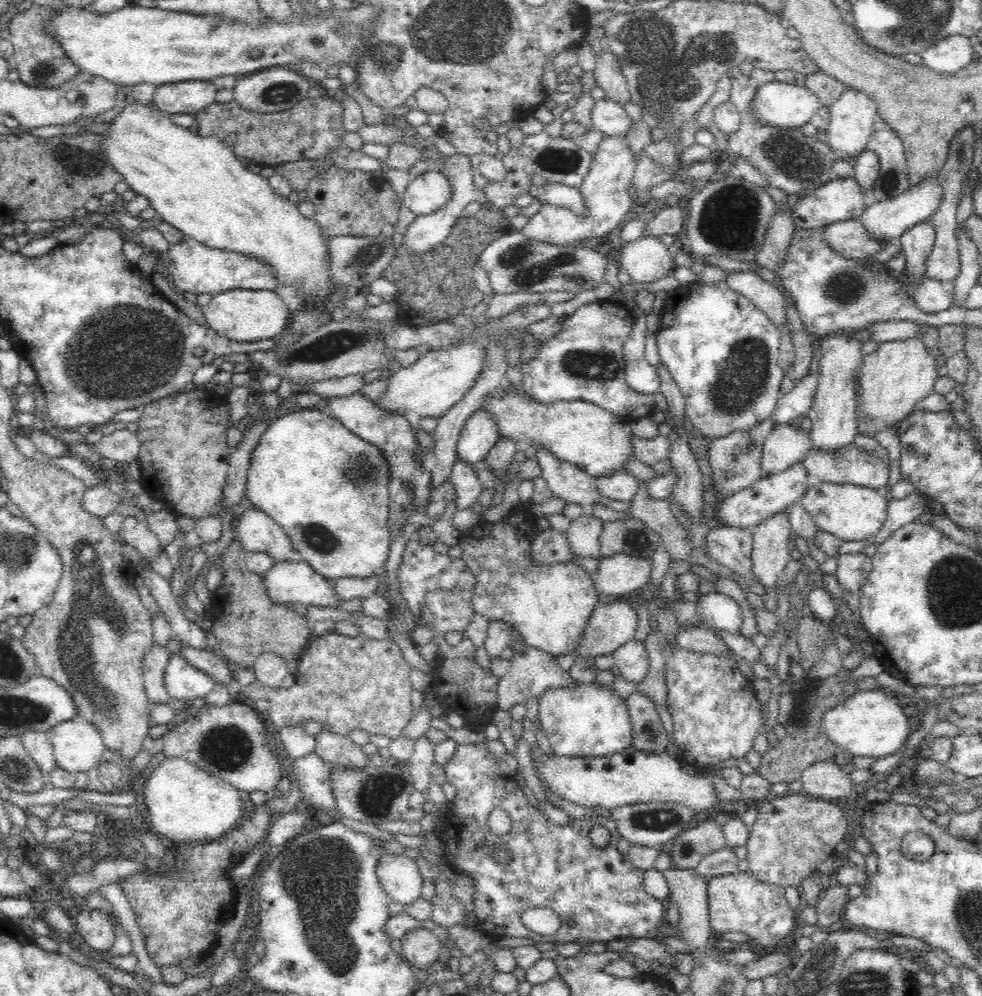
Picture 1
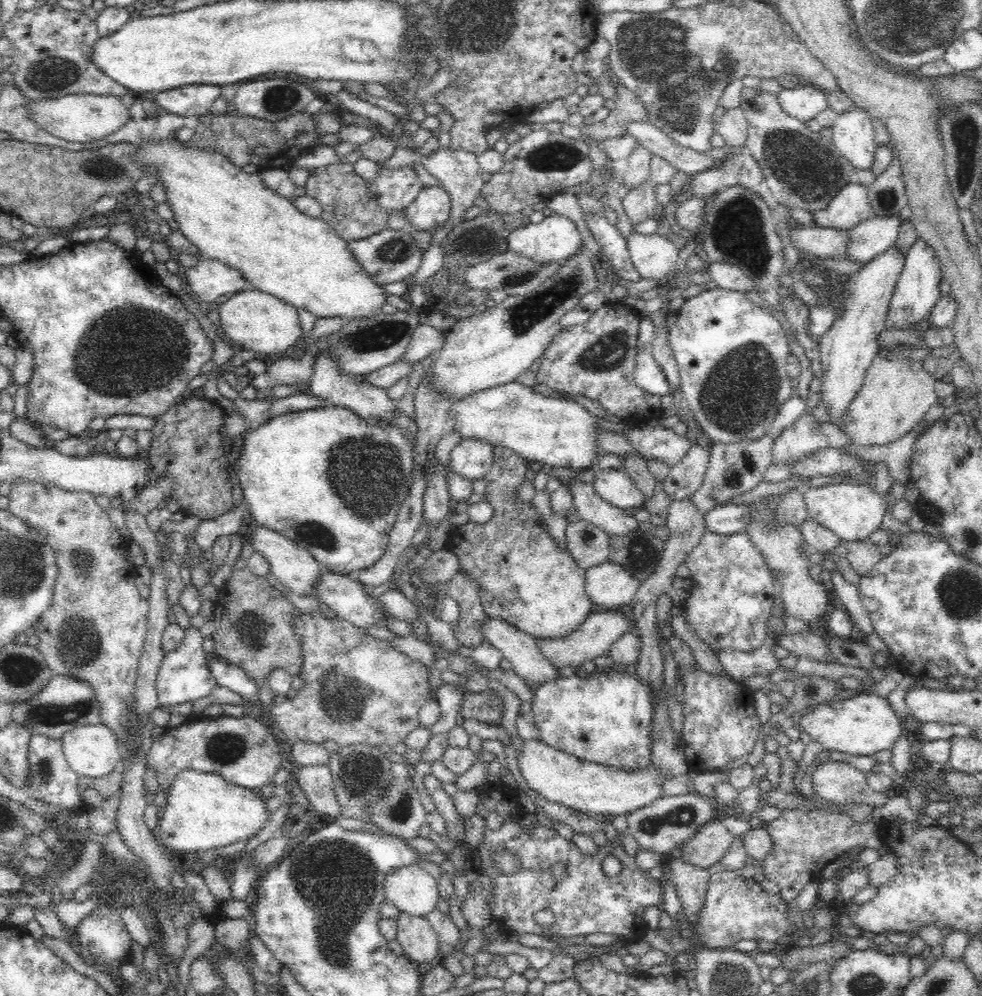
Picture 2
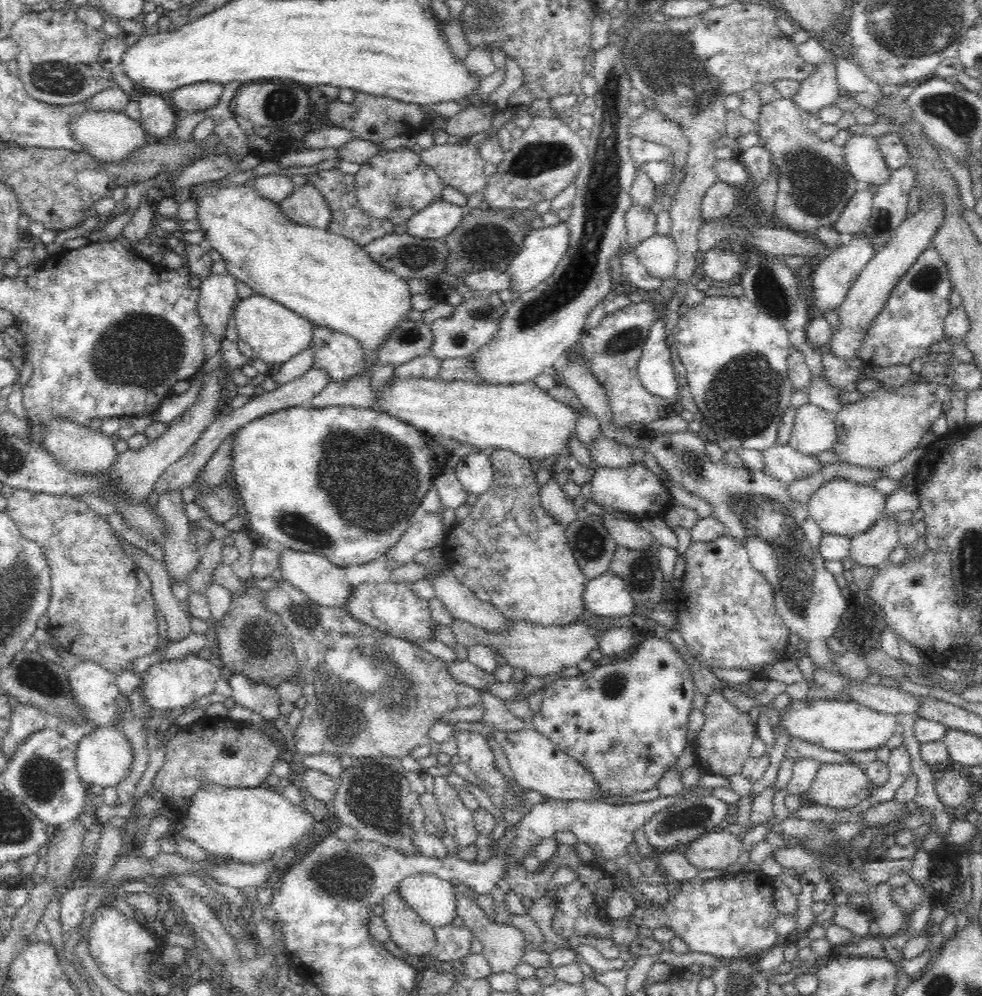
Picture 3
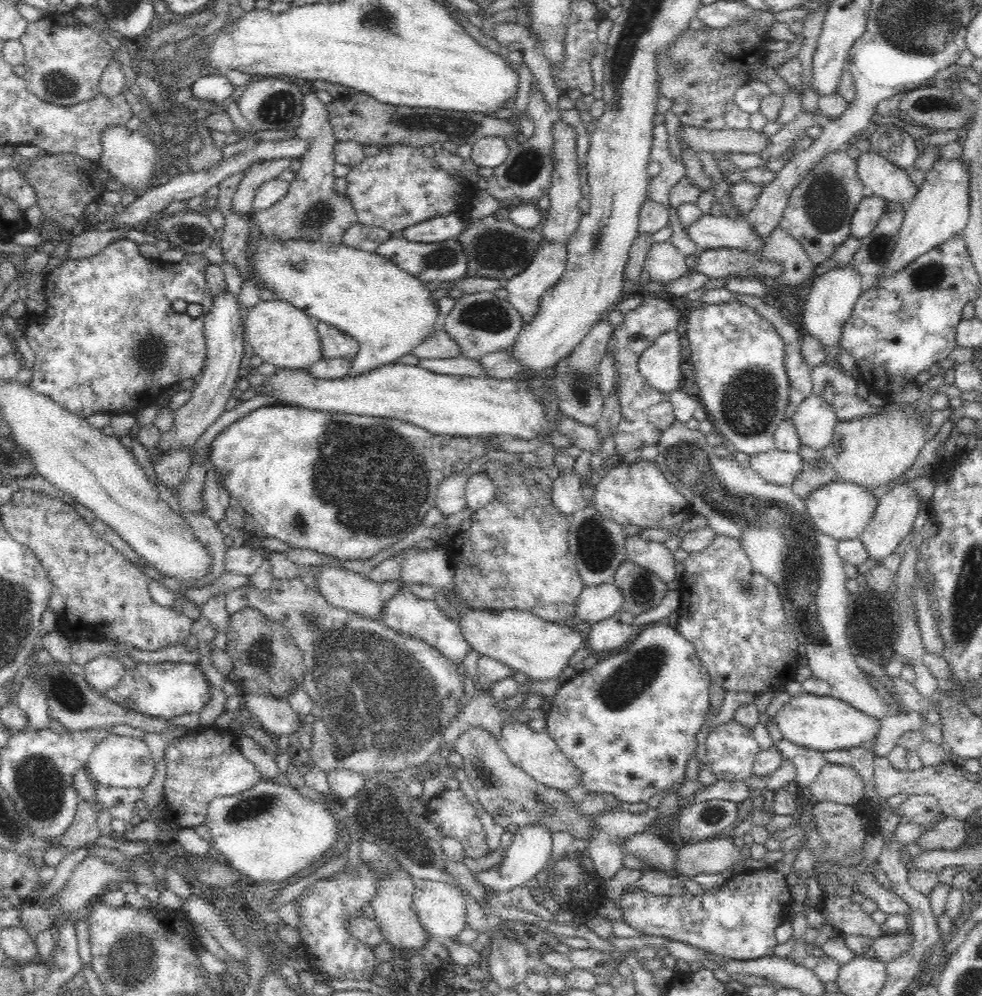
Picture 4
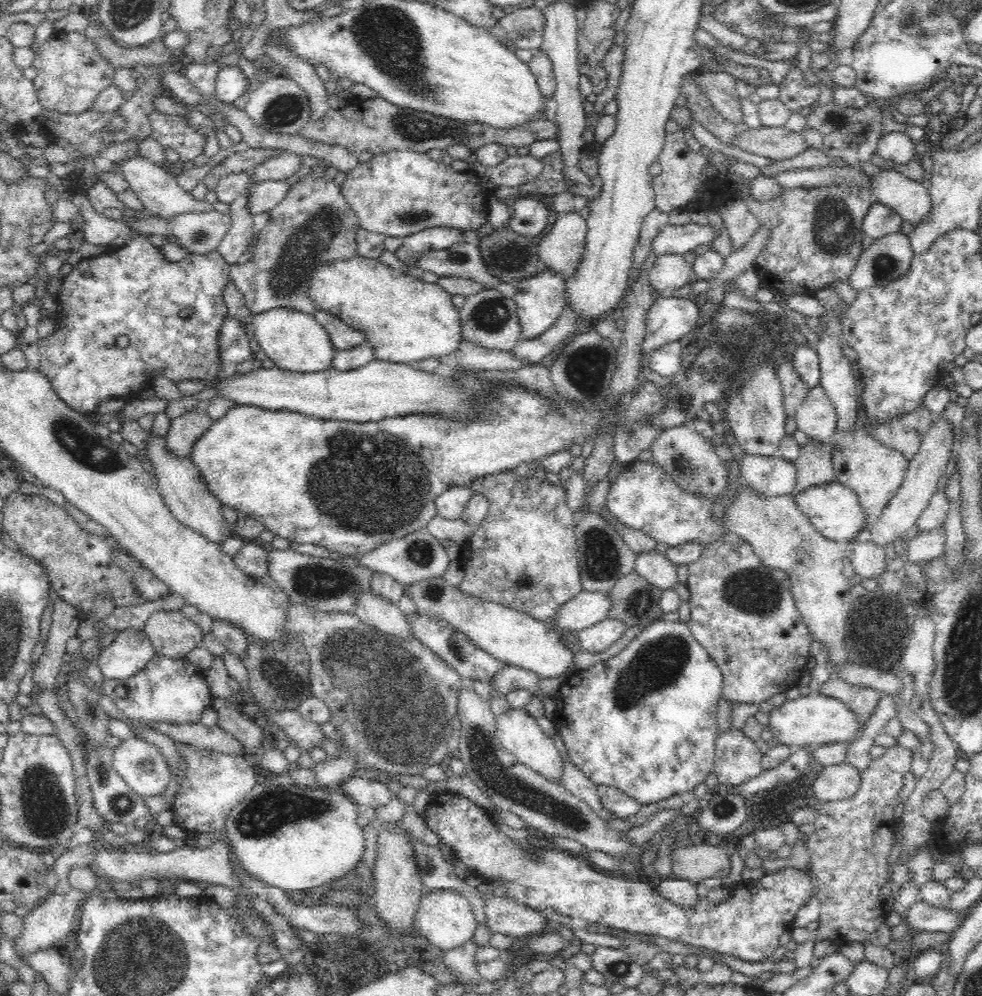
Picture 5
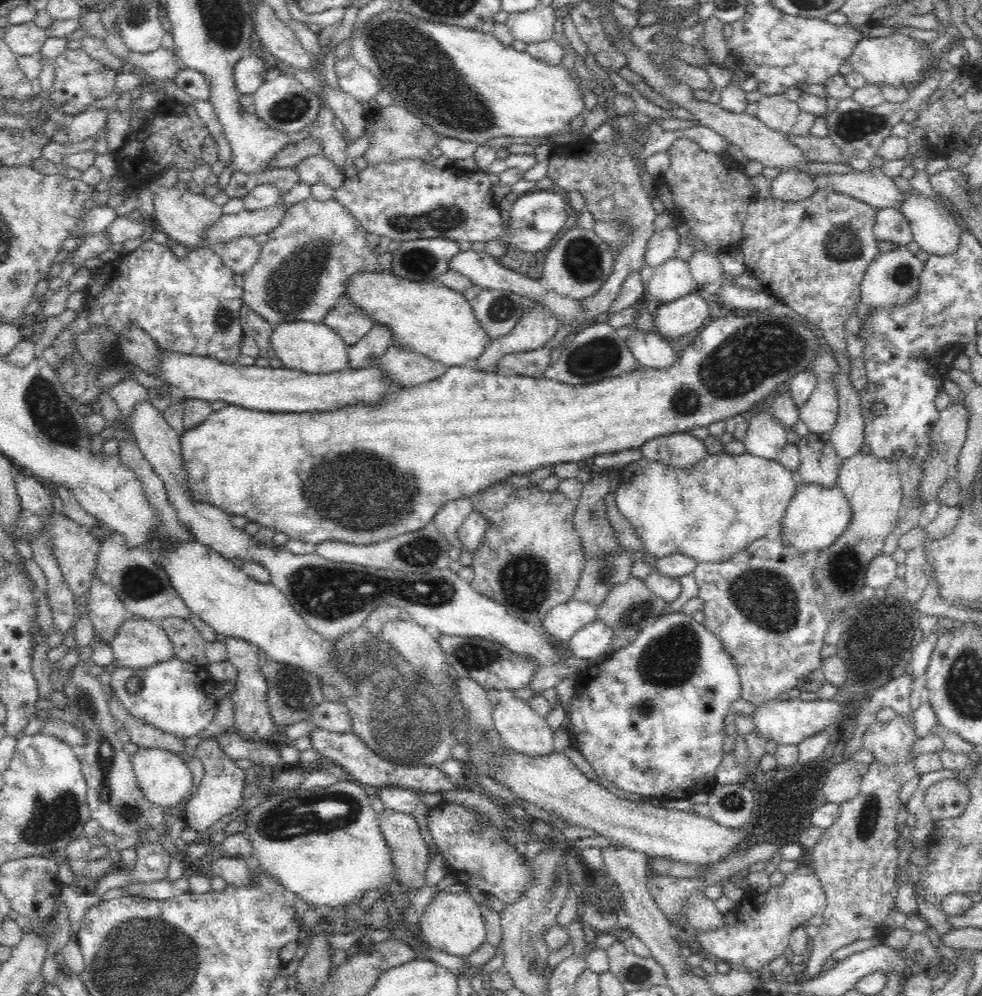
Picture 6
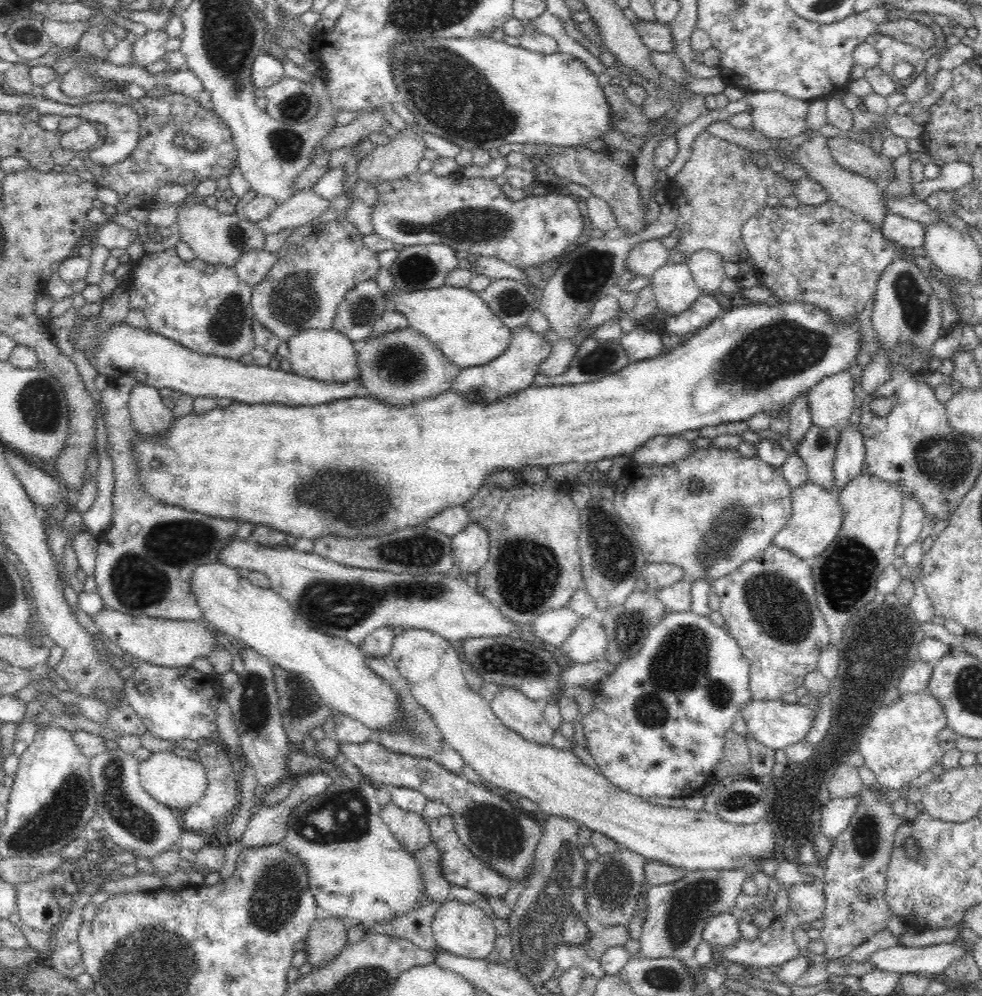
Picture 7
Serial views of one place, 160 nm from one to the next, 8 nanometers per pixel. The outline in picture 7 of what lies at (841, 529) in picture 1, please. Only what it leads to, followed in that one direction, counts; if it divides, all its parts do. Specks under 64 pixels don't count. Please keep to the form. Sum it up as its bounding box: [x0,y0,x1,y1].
[771,482,842,567]

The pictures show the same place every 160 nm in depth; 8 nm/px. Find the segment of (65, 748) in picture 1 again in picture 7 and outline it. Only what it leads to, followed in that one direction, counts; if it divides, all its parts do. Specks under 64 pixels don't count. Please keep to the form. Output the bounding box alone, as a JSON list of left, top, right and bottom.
[139,751,209,810]

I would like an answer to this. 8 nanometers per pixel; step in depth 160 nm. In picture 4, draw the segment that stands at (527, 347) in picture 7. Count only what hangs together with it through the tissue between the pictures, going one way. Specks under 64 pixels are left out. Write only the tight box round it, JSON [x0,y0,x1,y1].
[506,244,568,324]

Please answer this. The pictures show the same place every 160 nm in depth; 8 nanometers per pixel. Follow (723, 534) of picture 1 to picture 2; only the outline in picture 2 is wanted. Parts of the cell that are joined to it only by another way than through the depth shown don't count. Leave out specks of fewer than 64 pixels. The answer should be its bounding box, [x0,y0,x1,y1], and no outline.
[681,531,778,656]

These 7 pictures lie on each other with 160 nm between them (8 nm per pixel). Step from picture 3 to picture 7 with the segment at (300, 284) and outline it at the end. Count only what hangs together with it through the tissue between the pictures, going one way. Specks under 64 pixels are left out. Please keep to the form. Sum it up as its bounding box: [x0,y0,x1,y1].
[385,284,513,369]

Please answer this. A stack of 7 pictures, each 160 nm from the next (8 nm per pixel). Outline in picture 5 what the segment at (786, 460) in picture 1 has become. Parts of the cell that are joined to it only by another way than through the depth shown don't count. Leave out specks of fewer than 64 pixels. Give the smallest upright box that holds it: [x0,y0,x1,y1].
[795,386,837,442]

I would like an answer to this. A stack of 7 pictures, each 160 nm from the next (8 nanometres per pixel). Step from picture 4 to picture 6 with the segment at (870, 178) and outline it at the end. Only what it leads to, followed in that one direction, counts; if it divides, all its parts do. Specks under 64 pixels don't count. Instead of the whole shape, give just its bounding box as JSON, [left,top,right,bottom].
[899,194,962,256]

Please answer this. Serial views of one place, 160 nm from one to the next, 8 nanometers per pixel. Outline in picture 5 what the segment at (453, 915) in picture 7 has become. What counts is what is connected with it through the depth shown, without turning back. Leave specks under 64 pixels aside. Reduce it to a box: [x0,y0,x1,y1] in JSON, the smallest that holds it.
[414,889,479,952]

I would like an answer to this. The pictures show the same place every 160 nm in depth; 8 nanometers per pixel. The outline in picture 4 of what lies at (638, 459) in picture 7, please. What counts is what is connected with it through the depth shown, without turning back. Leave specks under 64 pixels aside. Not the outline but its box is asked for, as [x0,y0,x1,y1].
[657,420,888,719]

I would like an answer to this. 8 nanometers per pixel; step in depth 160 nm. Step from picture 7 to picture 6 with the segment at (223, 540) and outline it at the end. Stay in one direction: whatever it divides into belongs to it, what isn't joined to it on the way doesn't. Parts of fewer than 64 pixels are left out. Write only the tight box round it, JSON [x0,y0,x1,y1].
[95,373,221,644]

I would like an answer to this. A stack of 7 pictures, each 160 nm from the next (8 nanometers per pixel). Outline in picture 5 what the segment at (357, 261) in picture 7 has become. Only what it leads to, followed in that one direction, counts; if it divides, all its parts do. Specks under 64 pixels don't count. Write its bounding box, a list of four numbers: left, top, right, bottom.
[230,174,360,316]

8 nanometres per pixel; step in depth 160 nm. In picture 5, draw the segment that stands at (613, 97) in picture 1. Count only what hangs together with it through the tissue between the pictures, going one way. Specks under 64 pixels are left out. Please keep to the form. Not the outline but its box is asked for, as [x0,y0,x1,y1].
[734,127,812,161]

